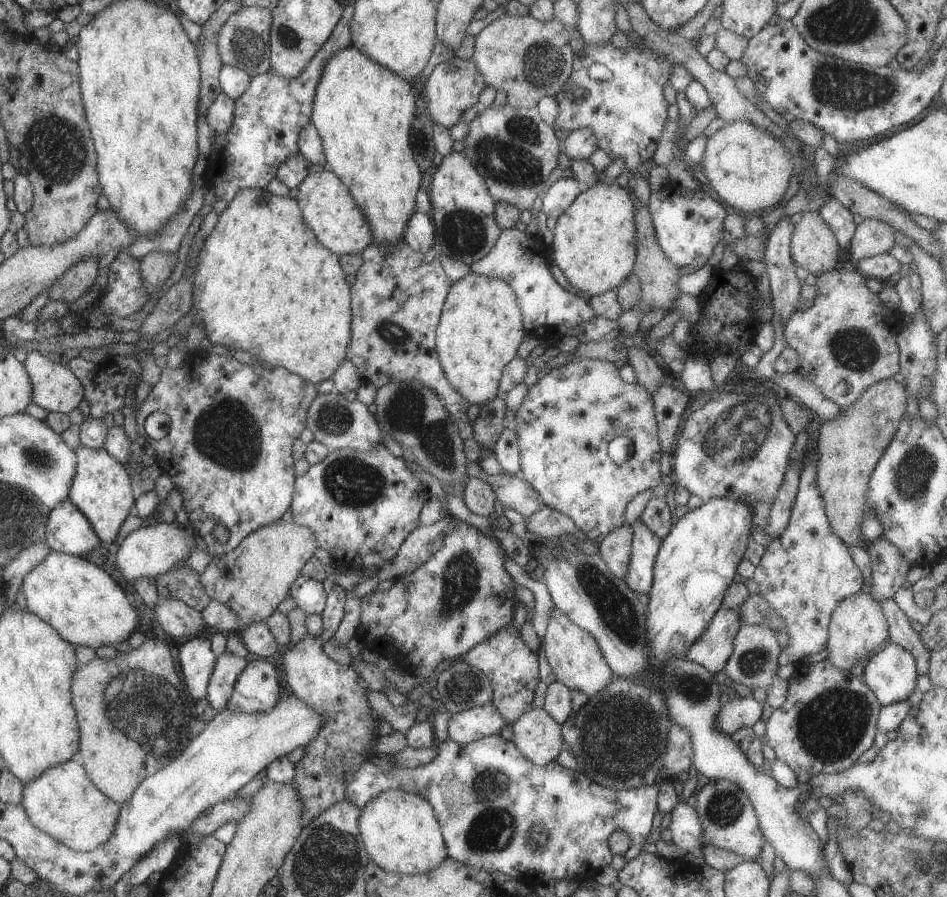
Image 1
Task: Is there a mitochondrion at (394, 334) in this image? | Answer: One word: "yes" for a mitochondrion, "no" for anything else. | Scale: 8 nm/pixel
yes

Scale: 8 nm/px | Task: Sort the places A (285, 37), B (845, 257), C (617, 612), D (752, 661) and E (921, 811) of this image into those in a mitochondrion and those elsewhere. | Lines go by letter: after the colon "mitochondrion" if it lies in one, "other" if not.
A: mitochondrion
B: other
C: mitochondrion
D: mitochondrion
E: mitochondrion

